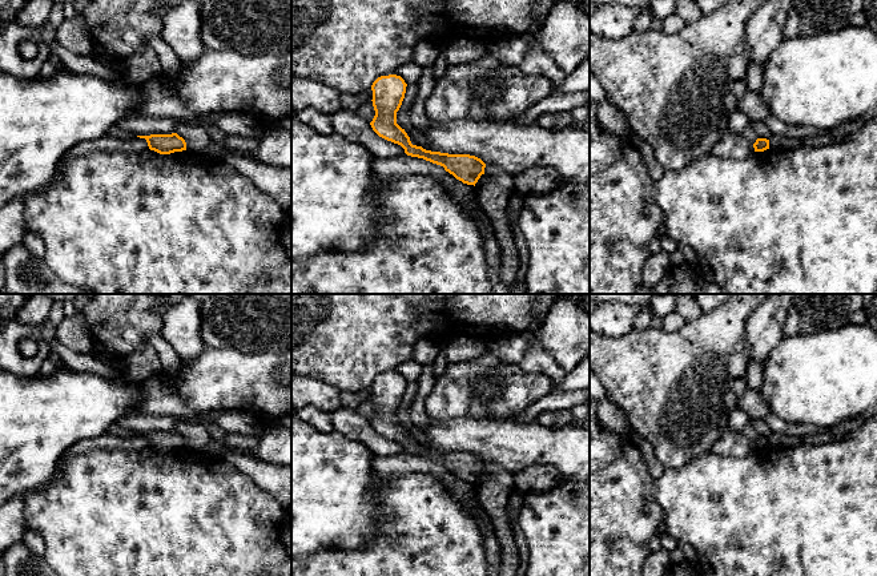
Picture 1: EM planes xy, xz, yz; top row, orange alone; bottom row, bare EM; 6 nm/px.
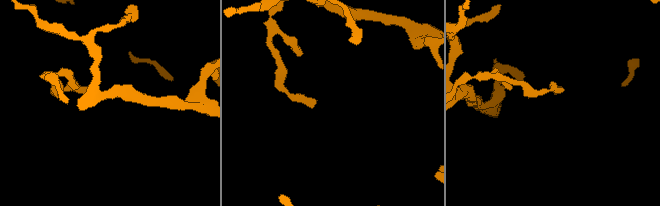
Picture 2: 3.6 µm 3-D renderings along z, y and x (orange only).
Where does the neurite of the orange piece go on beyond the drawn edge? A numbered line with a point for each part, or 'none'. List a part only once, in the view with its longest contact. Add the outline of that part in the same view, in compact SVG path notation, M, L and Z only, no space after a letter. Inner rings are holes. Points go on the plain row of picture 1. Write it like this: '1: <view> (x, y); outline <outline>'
none

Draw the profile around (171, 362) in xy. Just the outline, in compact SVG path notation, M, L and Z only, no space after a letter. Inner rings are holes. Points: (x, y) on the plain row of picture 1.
M152 335L149 338L149 345L152 345L158 354L162 372L165 375L177 376L182 368L182 359L180 355L161 335Z

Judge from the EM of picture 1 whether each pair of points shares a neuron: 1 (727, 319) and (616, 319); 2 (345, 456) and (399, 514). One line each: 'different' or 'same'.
1: different
2: different

